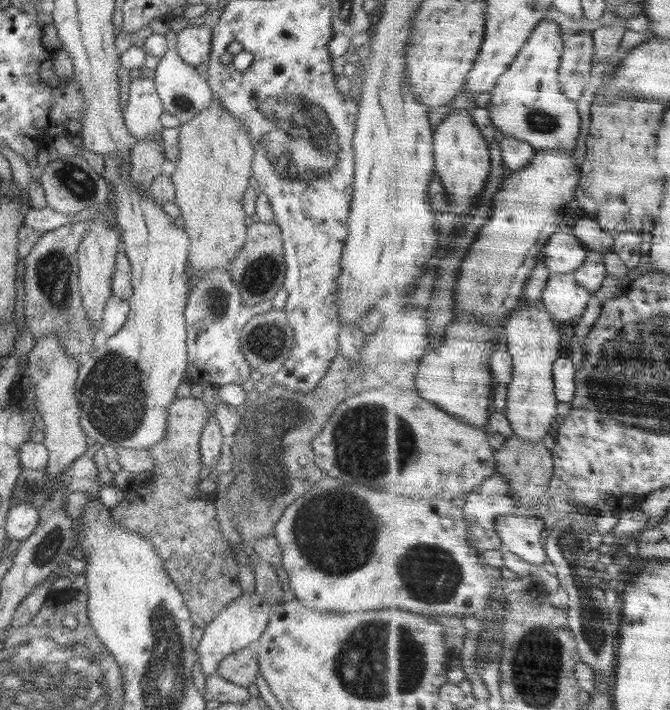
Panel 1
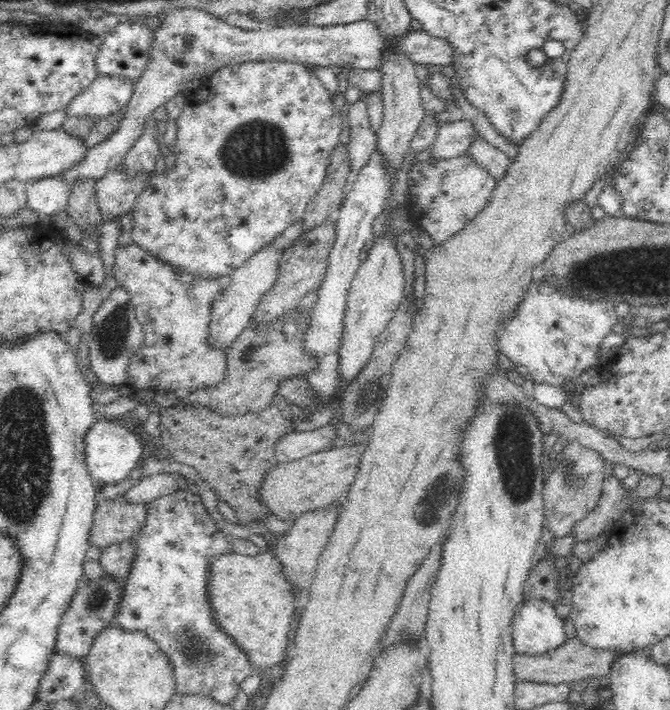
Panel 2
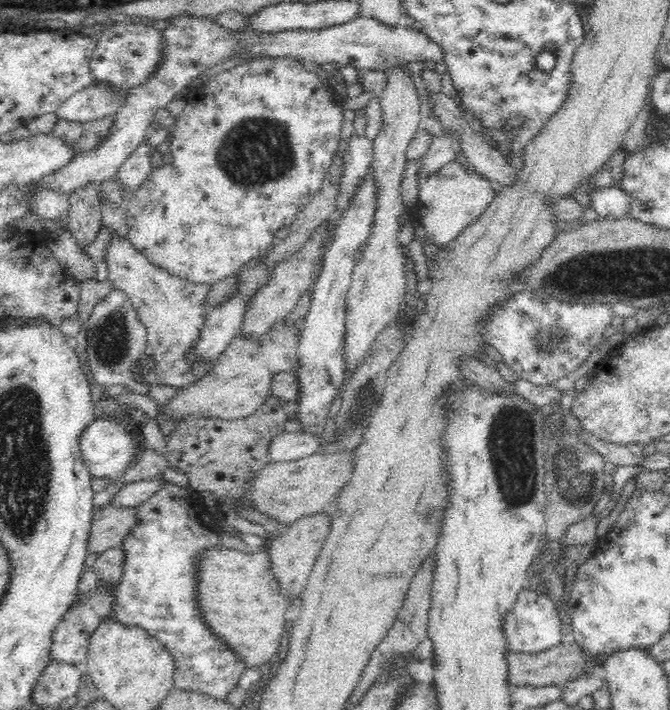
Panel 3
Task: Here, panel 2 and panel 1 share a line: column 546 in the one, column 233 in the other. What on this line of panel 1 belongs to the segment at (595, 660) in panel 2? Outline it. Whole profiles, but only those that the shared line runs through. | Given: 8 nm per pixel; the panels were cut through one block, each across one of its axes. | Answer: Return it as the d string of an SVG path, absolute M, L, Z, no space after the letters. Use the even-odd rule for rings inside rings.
M253 643L242 650L231 652L219 662L216 673L241 687L247 688L254 684L259 672L257 648L258 644Z

